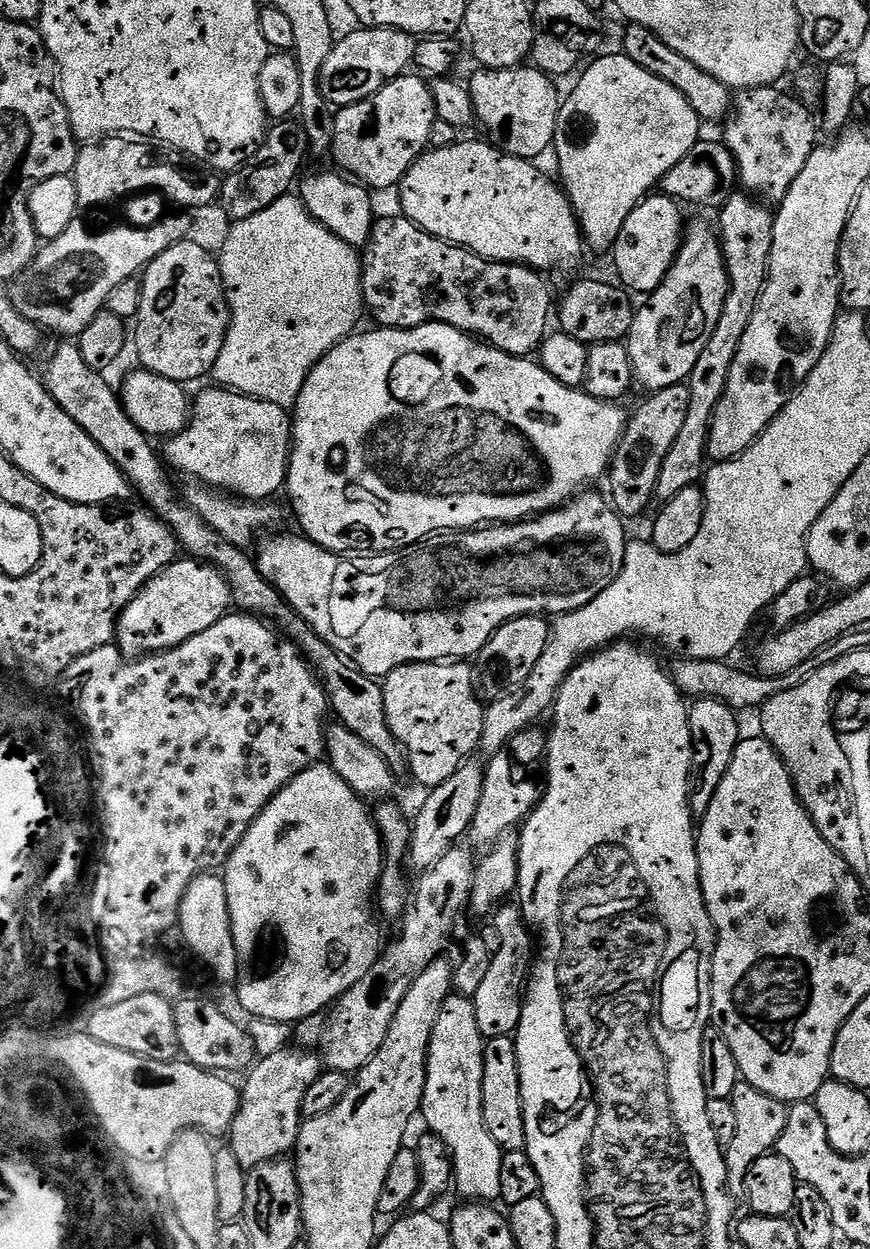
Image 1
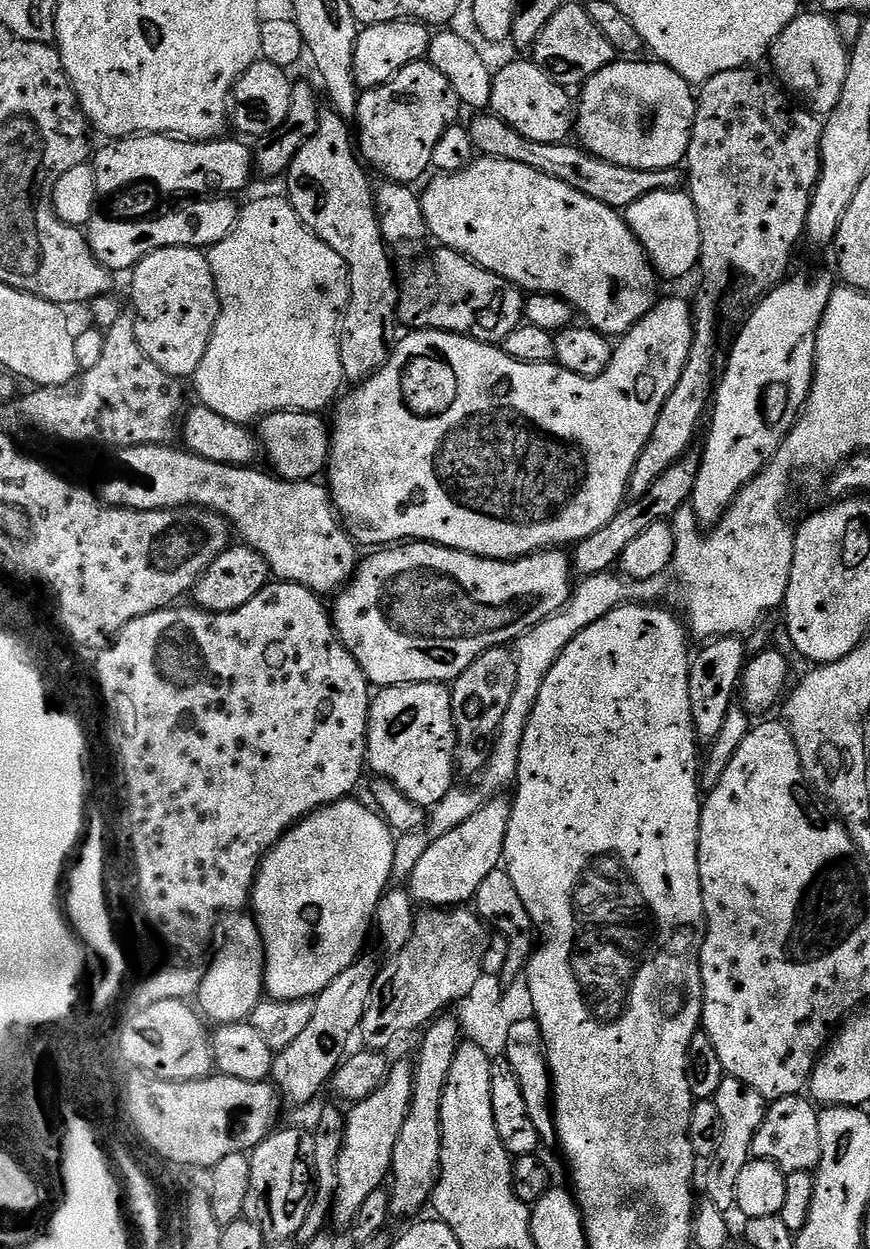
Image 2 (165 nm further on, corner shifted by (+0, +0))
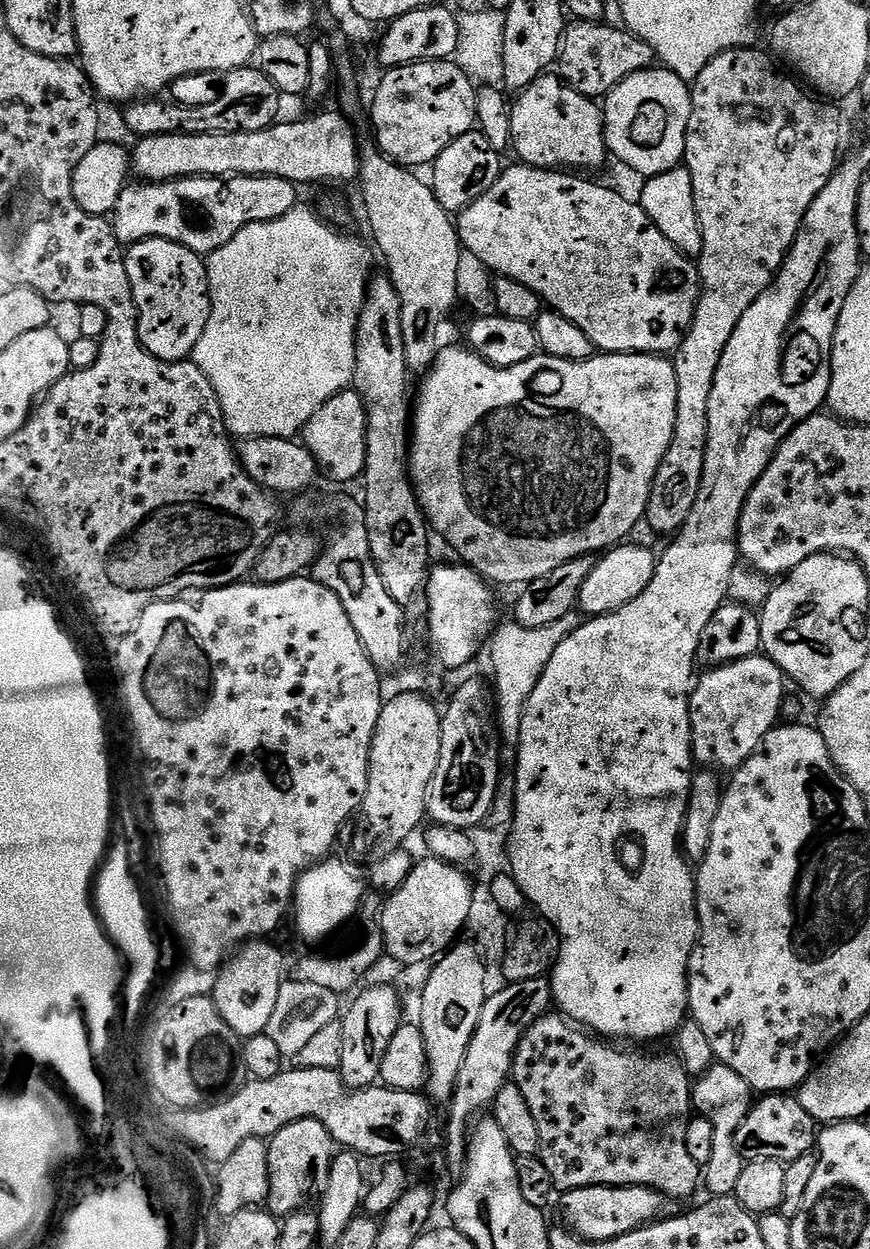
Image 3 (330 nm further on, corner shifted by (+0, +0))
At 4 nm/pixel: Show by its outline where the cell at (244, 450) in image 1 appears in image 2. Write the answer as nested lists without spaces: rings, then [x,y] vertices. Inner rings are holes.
[[[272,412],[259,421],[258,440],[272,463],[271,471],[281,480],[310,480],[325,471],[330,451],[330,428],[325,417],[315,412]]]

